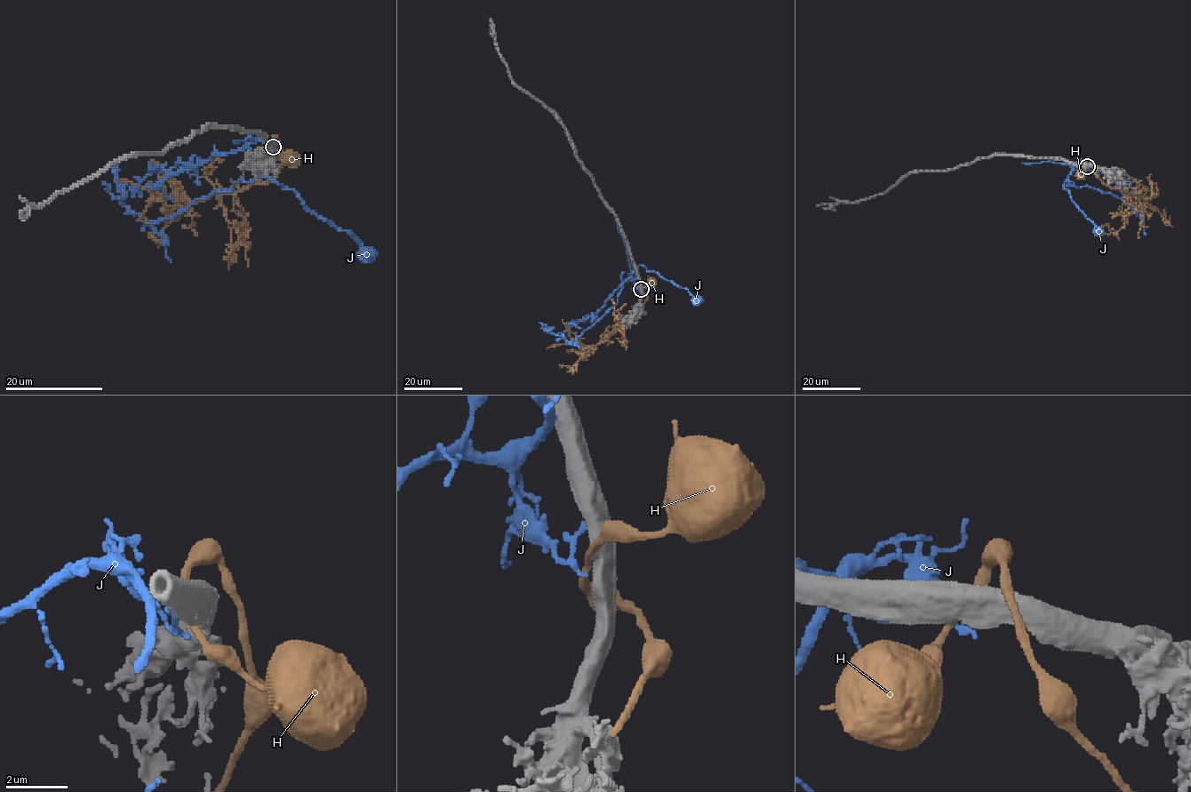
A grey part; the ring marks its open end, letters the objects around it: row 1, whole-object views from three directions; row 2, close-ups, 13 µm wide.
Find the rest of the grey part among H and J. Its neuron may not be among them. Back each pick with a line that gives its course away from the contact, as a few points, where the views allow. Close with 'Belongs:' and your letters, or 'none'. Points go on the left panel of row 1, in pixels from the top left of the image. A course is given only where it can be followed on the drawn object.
Belongs: none

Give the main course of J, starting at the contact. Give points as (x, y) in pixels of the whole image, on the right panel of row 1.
J: (1083, 166), (1082, 162), (1078, 163), (1063, 187), (1099, 231)

